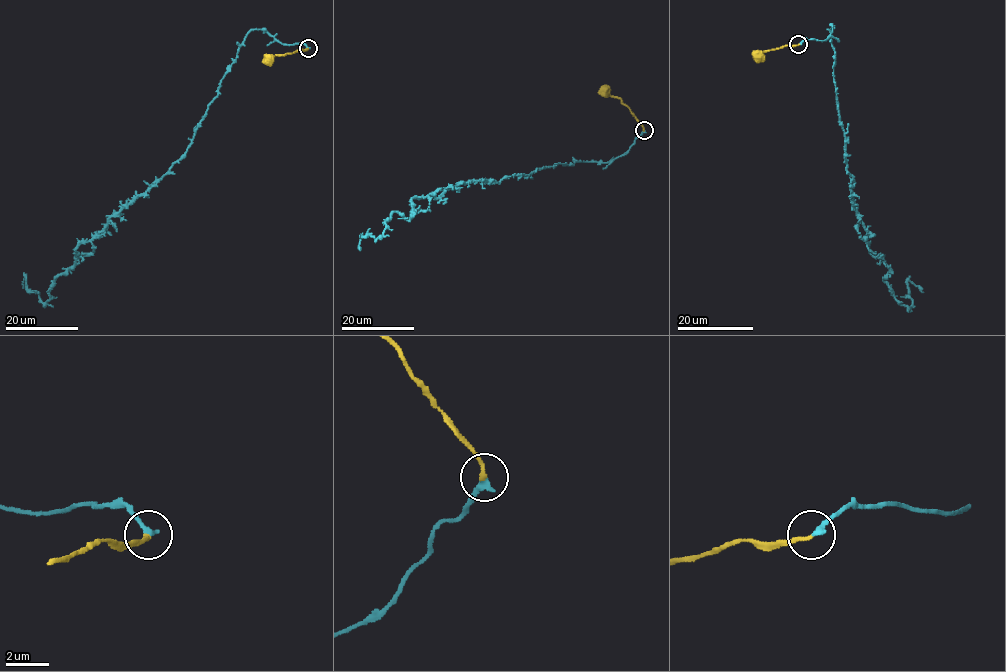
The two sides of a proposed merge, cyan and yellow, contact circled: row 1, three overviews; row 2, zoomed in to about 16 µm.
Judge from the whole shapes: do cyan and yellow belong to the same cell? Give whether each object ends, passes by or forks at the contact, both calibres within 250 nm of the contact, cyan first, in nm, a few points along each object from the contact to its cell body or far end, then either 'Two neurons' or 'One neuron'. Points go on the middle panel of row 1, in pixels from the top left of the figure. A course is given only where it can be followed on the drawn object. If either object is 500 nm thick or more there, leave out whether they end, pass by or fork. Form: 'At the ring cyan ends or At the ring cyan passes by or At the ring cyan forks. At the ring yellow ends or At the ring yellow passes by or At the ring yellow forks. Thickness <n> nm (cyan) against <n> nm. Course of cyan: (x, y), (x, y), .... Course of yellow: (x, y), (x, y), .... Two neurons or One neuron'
At the ring cyan ends. At the ring yellow ends. Thickness 240 nm (cyan) against 180 nm. Course of cyan: (644, 130), (611, 161), (414, 197), (409, 218), (393, 212), (376, 239), (361, 236), (360, 250). Course of yellow: (644, 130), (621, 100), (606, 95), (601, 87). One neuron

